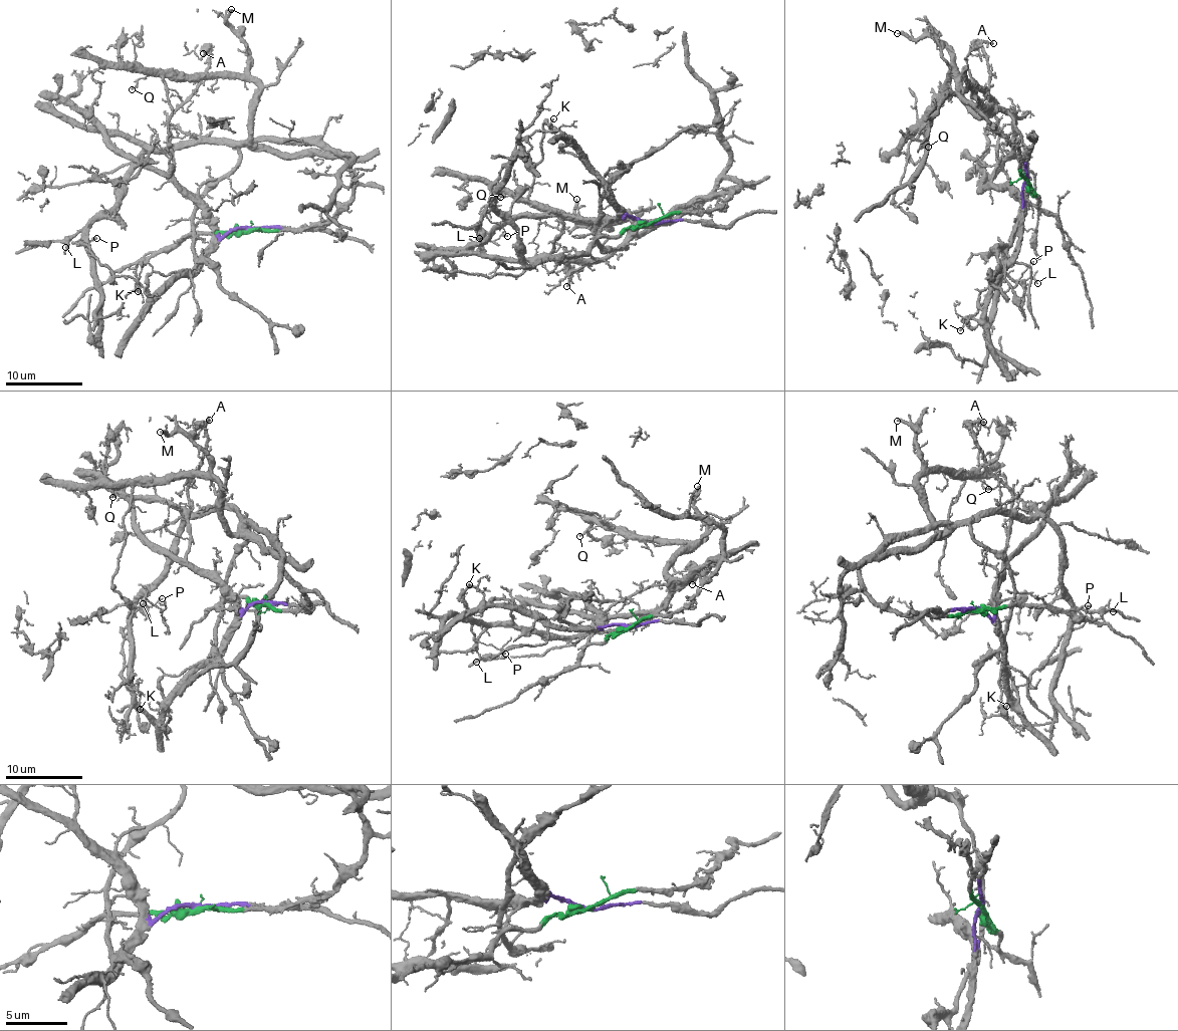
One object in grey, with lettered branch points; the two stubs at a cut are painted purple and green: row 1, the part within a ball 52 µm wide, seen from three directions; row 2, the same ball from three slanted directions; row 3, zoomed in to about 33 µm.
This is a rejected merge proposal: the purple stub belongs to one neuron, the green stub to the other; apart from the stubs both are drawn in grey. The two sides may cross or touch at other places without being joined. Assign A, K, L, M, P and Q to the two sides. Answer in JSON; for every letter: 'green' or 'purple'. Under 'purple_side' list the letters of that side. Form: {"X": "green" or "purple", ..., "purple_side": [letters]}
{"A": "purple", "K": "purple", "L": "green", "M": "green", "P": "purple", "Q": "green", "purple_side": ["A", "K", "P"]}

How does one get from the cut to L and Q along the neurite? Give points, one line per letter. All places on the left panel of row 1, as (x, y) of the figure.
L: (247, 229), (299, 232), (332, 218), (351, 196), (344, 159), (221, 142), (156, 148), (126, 195), (64, 247)
Q: (247, 229), (299, 232), (332, 218), (351, 196), (344, 159), (256, 148), (253, 82), (152, 72), (131, 89)

